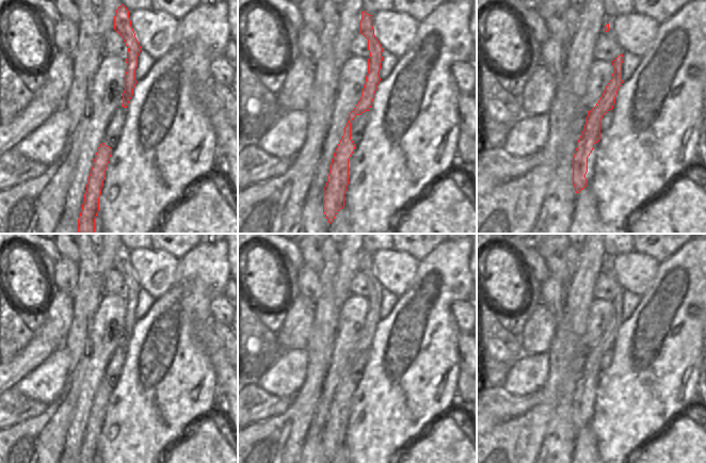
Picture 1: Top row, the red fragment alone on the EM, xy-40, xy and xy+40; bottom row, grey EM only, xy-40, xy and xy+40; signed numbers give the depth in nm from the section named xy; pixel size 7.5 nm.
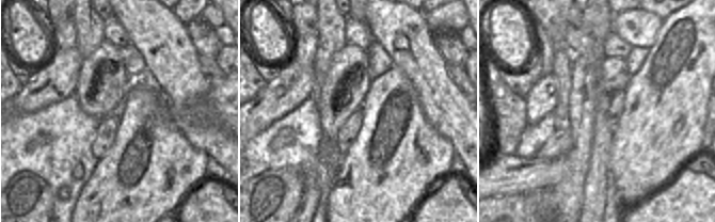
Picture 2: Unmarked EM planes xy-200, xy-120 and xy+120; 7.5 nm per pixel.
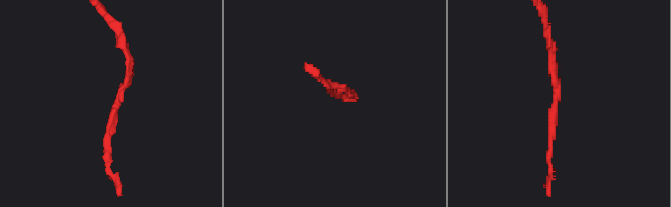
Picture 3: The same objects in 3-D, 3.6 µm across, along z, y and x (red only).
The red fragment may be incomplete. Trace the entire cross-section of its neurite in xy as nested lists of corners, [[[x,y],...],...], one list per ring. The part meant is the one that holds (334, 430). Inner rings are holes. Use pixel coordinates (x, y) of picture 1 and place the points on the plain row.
[[[362,251],[359,272],[368,278],[368,313],[362,330],[362,336],[355,347],[349,353],[349,360],[344,366],[344,372],[334,392],[330,404],[327,421],[323,427],[323,451],[331,463],[336,453],[344,446],[344,432],[349,424],[349,398],[355,388],[351,379],[351,362],[356,354],[370,350],[376,325],[381,320],[379,310],[383,300],[383,287],[374,274],[372,254]]]

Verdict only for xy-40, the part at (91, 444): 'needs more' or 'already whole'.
already whole

